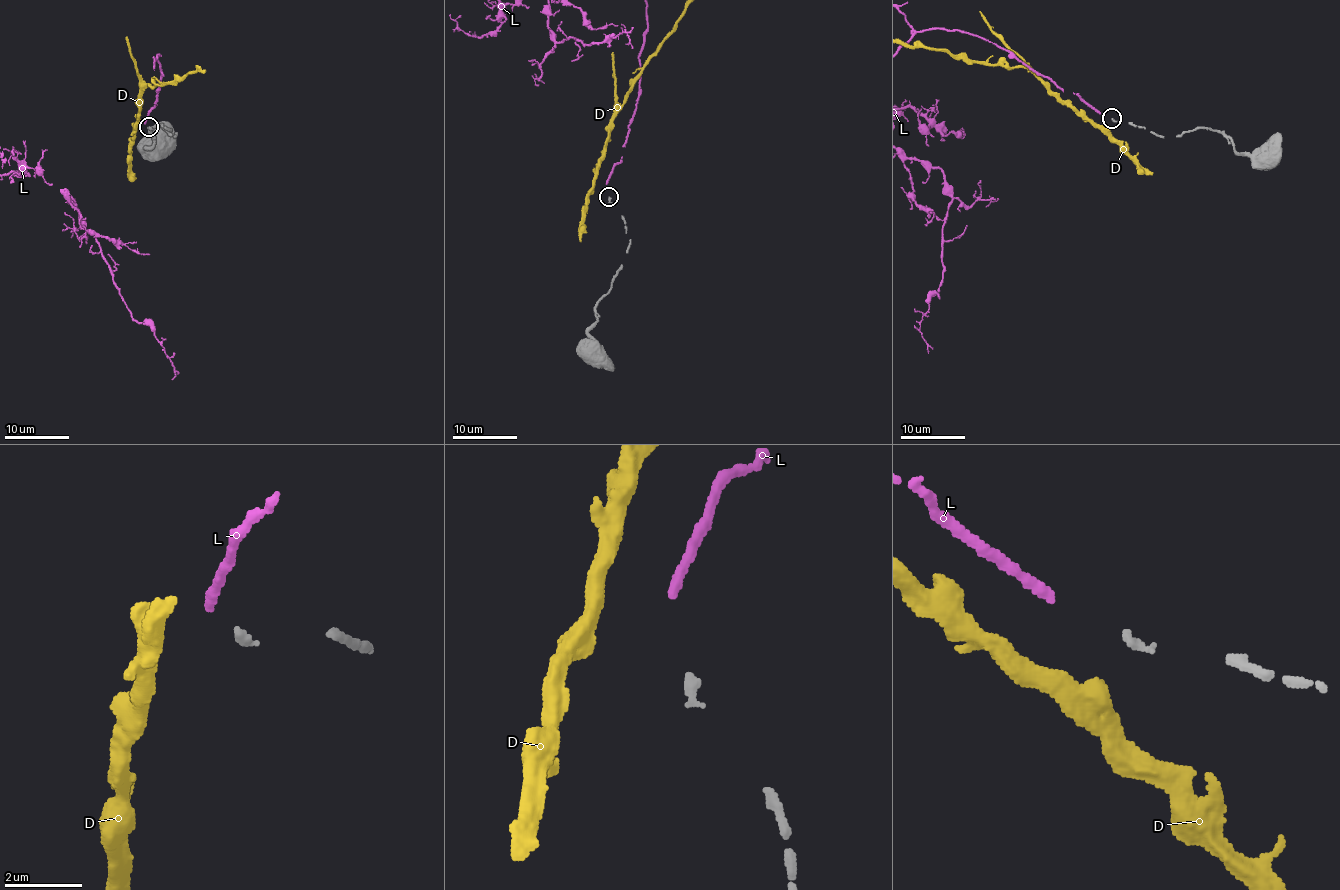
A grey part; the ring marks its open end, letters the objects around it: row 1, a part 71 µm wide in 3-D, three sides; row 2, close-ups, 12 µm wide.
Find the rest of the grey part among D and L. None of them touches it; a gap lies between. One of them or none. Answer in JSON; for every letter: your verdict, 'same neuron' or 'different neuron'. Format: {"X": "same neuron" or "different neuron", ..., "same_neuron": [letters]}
{"D": "different neuron", "L": "same neuron", "same_neuron": ["L"]}

